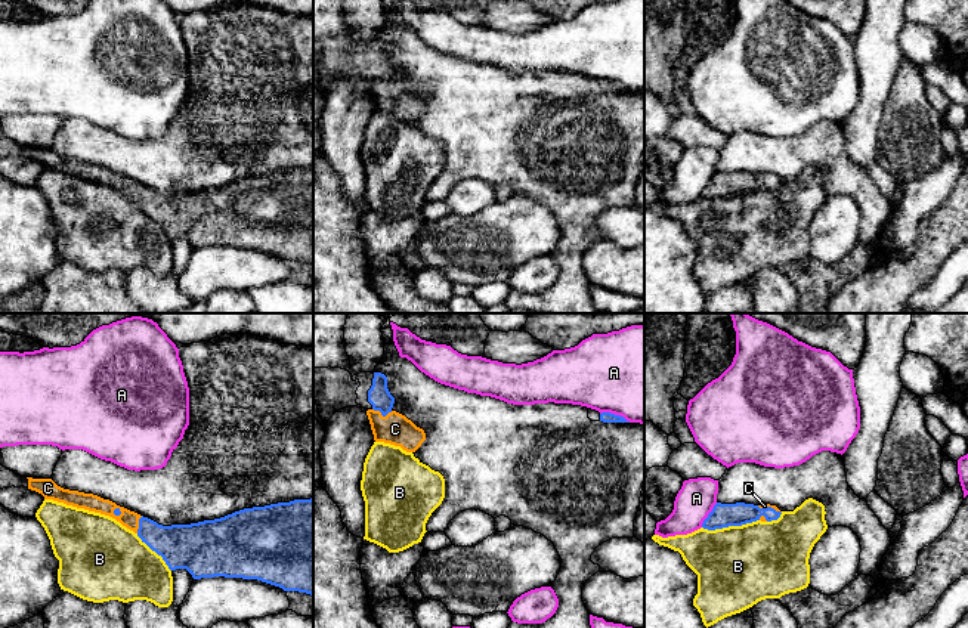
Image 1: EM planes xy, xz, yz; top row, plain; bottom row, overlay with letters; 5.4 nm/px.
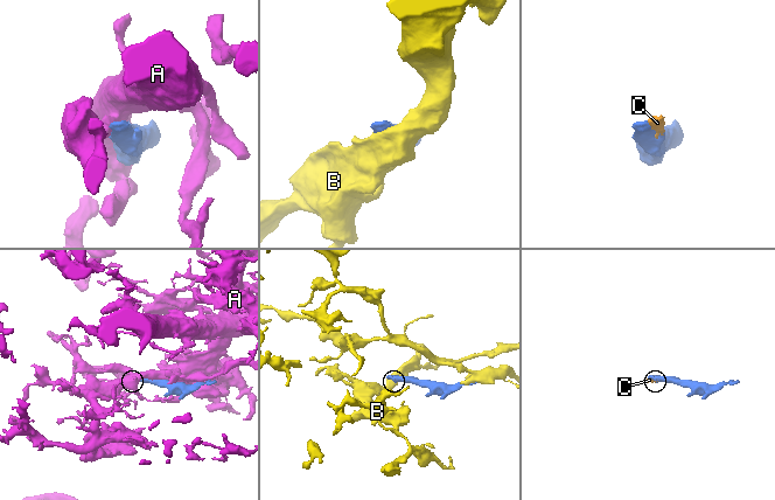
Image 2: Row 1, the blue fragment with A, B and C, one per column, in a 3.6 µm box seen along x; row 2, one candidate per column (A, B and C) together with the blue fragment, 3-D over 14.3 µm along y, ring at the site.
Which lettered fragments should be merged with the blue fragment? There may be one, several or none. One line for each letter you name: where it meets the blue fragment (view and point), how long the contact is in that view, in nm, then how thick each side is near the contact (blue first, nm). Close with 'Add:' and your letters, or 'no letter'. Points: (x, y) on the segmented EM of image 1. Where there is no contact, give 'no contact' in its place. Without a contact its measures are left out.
C: xz (383, 415) | 110 nm | 120/170 nm
Add: C

